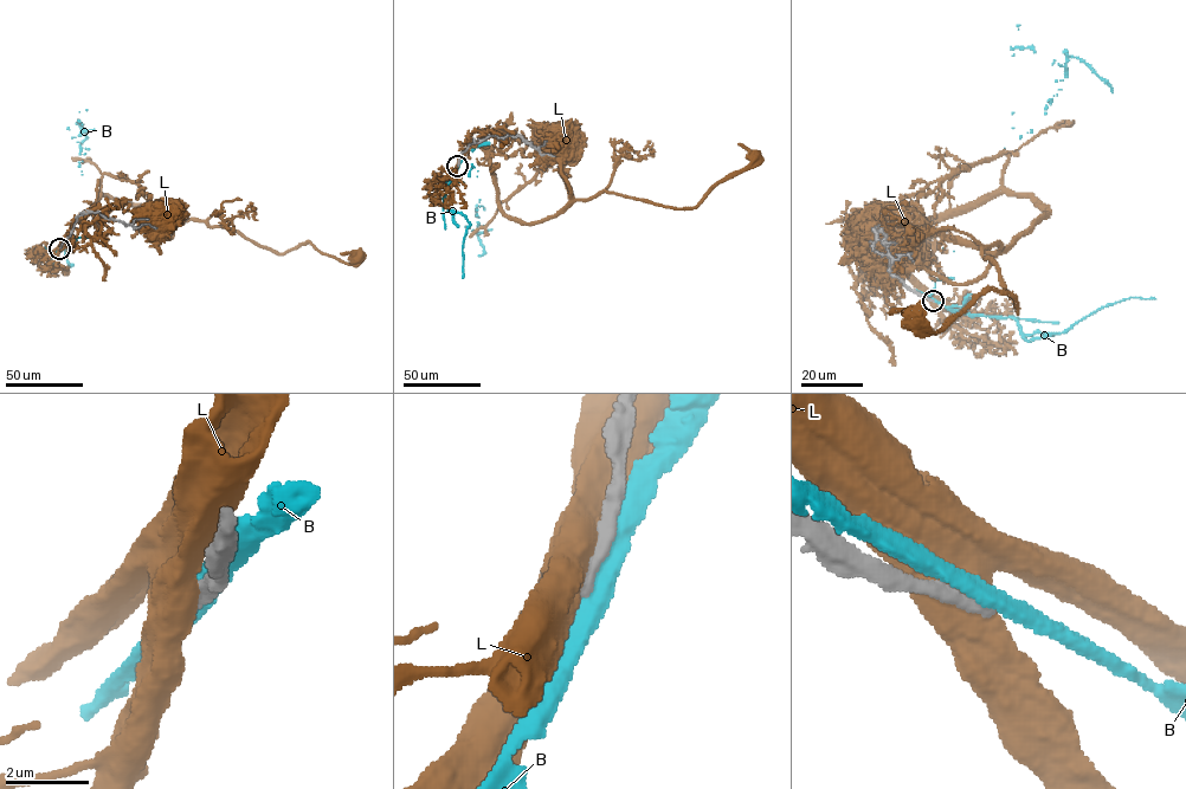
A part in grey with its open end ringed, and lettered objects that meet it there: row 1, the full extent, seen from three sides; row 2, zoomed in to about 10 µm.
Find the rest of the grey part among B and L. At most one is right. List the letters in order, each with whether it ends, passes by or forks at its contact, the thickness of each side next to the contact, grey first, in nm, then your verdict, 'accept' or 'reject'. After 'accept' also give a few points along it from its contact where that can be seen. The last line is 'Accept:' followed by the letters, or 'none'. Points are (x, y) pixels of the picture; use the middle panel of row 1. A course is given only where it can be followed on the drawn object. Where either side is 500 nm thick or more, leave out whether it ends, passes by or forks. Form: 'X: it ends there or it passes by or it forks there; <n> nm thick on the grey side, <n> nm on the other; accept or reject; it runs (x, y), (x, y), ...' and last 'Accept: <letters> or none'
B: it passes by; 460 nm thick on the grey side, 460 nm on the other; reject
L: 480 nm thick on the grey side, 950 nm on the other; reject
Accept: none

